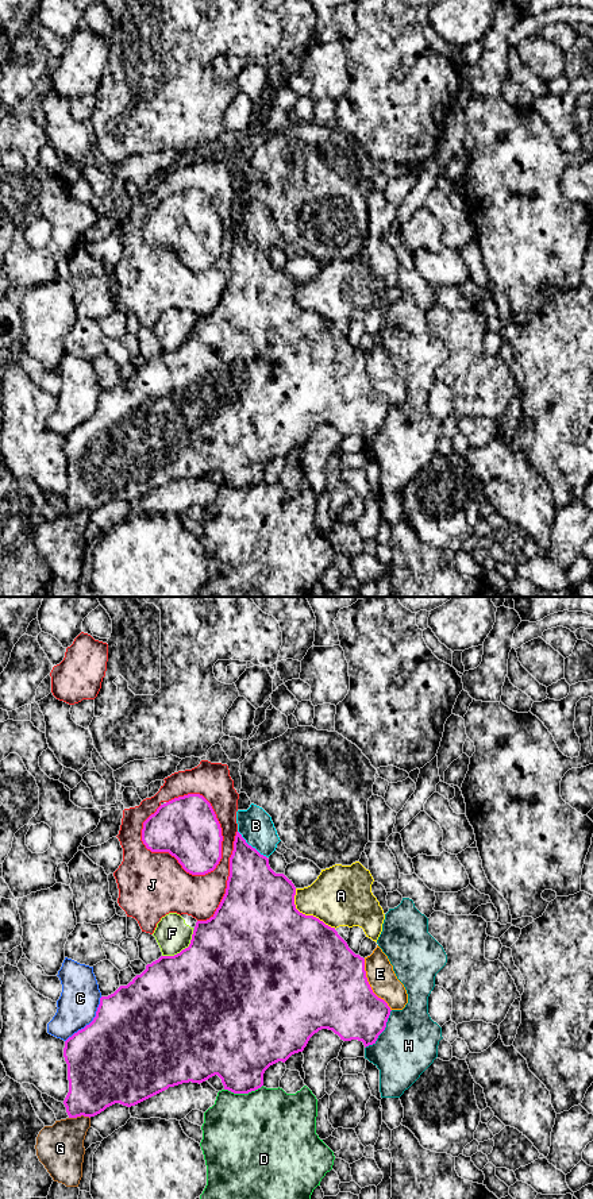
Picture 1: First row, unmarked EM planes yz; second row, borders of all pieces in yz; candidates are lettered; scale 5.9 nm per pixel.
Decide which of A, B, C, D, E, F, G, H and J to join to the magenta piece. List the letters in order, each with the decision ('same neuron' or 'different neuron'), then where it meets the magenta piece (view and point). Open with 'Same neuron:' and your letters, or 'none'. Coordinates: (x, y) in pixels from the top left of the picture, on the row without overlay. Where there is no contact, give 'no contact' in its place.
Same neuron: none
A: different neuron | yz (307, 311)
B: different neuron | yz (250, 241)
C: different neuron | yz (91, 417)
D: different neuron | yz (243, 488)
E: different neuron | yz (369, 381)
F: different neuron | yz (183, 344)
G: different neuron | yz (79, 511)
H: different neuron | yz (384, 424)
J: different neuron | yz (181, 259)

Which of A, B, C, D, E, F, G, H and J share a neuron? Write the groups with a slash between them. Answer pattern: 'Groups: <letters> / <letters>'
Groups: A / B / C / D / E / F / G / H / J

